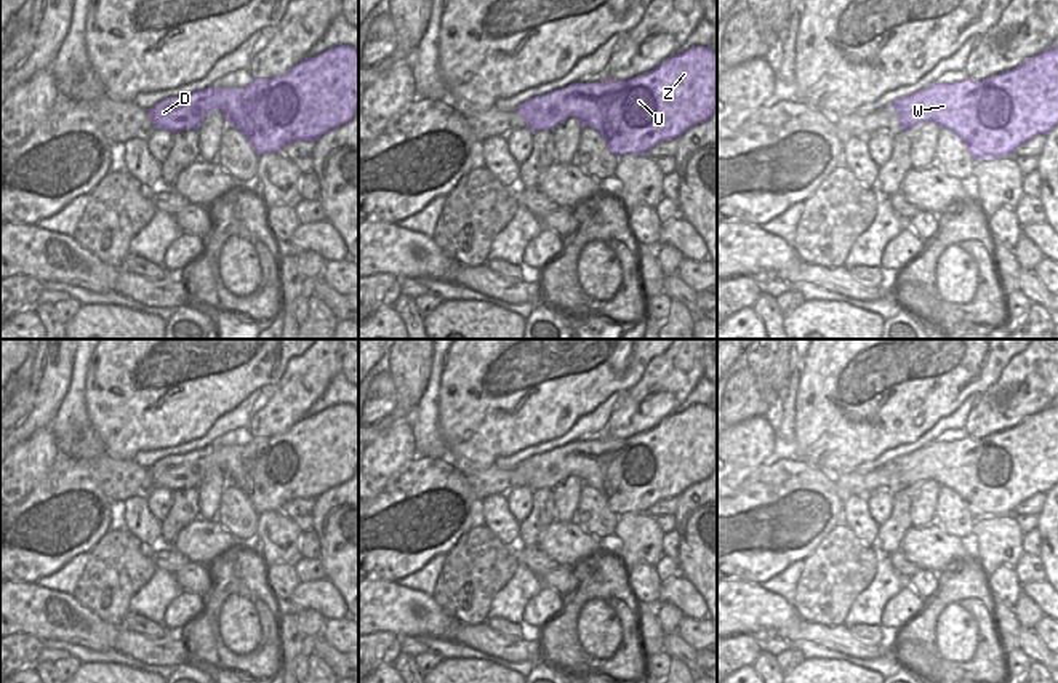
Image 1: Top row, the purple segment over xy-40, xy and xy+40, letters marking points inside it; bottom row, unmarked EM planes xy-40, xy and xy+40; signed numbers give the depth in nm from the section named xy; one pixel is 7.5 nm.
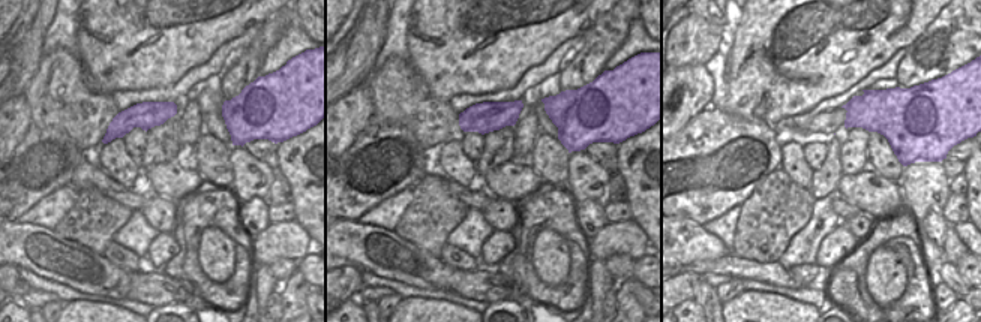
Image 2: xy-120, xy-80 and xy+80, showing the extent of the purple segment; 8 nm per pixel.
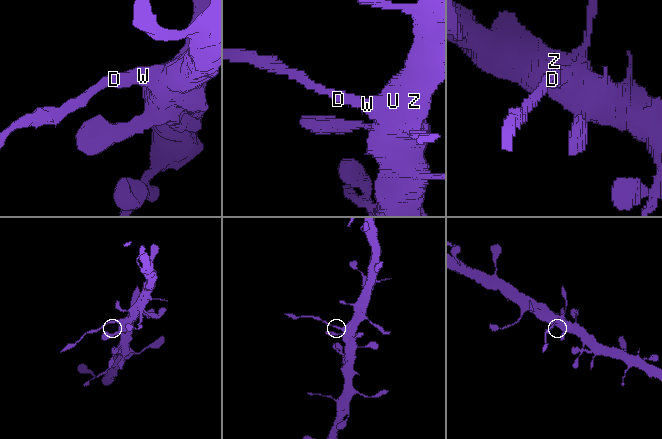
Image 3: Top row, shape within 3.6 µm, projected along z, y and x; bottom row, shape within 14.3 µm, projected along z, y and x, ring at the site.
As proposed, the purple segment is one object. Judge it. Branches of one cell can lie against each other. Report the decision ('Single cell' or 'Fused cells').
Fused cells.

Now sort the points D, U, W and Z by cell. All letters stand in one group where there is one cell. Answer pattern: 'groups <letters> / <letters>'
groups D / U W Z

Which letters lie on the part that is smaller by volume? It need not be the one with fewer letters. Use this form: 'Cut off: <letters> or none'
Cut off: D

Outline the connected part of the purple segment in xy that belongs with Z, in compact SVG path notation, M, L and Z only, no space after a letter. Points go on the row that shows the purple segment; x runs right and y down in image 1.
M709 46L674 53L653 70L624 82L581 83L578 91L557 99L559 125L576 117L594 128L616 157L648 155L661 141L679 139L698 123L707 122L717 107L717 54Z

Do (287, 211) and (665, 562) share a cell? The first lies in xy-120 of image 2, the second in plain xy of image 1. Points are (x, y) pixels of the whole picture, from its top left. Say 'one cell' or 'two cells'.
one cell

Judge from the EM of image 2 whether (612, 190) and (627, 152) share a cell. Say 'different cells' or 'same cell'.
different cells

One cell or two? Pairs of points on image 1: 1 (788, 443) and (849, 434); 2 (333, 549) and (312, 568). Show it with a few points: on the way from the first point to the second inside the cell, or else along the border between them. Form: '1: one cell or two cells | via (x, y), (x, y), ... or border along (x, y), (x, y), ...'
1: two cells | border along (796, 403), (794, 459)
2: two cells | border along (319, 559), (325, 576)

